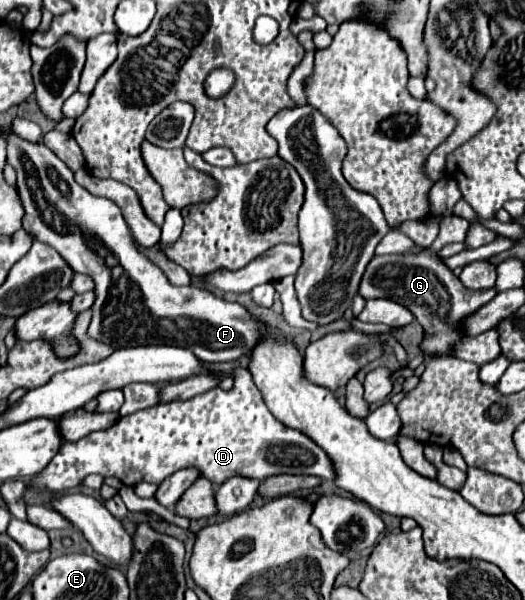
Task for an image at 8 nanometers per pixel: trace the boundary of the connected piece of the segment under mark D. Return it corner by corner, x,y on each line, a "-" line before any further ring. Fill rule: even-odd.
237,367
233,371
235,381
229,391
223,391
219,387
213,387
211,391
205,391
201,395
195,395
189,401
183,403
165,403
163,407
155,405
149,409
141,409
133,415
121,417
113,427
95,431
75,443
63,443
55,459
49,461
49,465
37,473
31,481
31,489
37,491
49,491
53,495
61,495
67,489
73,489
81,483
85,475
99,473
103,477
117,477
123,485
137,485
141,481
155,483
159,485
165,477
171,473
185,469
185,467
195,467
201,477
209,479
213,485
221,485
231,477
247,477
247,479
267,479
271,475
281,475
281,473
291,473
291,475
315,475
321,479
333,481
333,467
331,461
327,459
325,451
317,447
307,435
285,427
281,421
277,421
267,405
263,403
263,397
259,389
253,383
253,377
249,369
-
271,447
303,447
303,451
271,451

